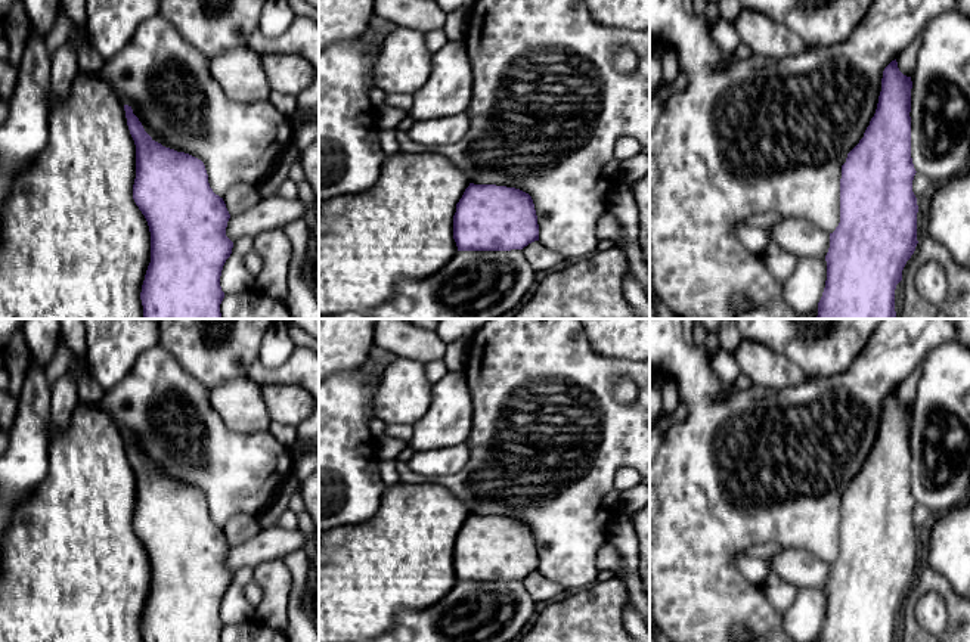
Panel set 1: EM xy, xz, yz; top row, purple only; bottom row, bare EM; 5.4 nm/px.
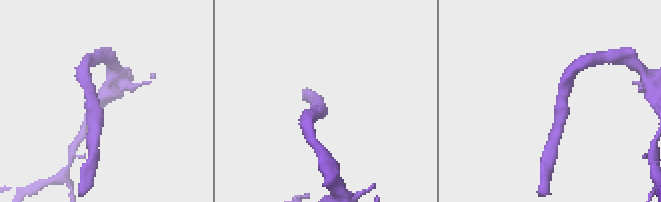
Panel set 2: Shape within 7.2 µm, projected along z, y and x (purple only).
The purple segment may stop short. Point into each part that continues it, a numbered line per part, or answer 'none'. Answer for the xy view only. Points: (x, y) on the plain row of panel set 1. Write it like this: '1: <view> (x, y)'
1: xy (73, 570)

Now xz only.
1: xz (402, 558)

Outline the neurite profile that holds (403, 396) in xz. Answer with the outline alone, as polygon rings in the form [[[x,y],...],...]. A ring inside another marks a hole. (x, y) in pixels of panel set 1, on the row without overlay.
[[[396,357],[381,373],[374,397],[374,415],[385,424],[413,425],[421,421],[431,404],[433,384],[427,379],[424,363]]]

